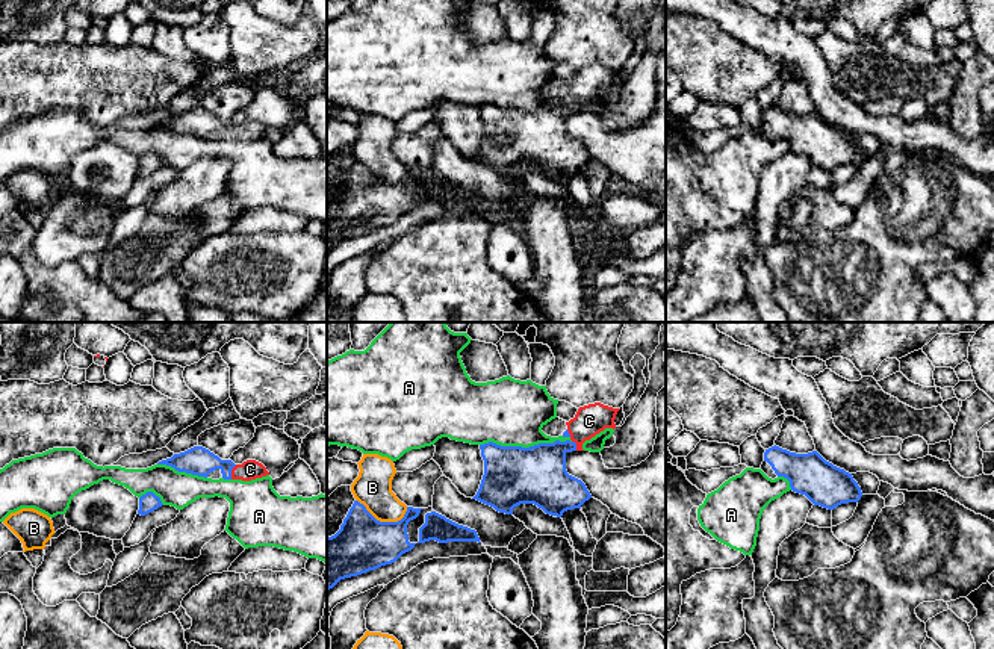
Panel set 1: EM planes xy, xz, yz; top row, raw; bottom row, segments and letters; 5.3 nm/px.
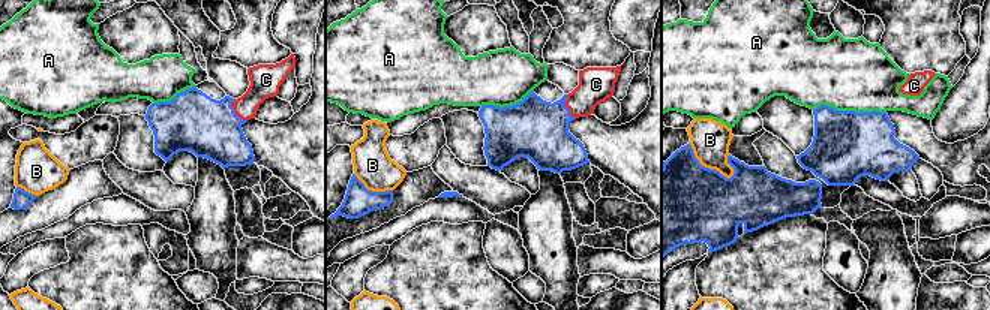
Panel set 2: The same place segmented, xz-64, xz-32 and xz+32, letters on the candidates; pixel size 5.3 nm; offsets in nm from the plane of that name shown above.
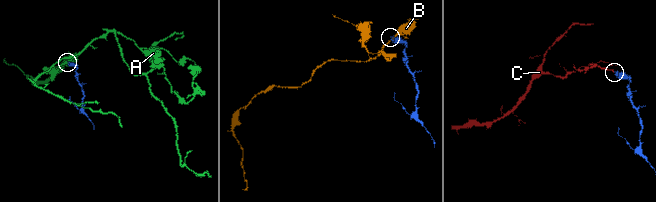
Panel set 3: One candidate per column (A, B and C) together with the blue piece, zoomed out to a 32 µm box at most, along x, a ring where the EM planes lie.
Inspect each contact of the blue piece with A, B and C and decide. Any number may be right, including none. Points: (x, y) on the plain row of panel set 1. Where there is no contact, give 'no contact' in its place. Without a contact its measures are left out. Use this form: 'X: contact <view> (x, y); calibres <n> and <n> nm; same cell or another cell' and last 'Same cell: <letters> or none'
A: contact xz (525, 109); calibres 320 and 360 nm; another cell
B: contact xz (383, 183); calibres 300 and 200 nm; another cell
C: contact xy (230, 133); calibres 150 and 110 nm; same cell
Same cell: C

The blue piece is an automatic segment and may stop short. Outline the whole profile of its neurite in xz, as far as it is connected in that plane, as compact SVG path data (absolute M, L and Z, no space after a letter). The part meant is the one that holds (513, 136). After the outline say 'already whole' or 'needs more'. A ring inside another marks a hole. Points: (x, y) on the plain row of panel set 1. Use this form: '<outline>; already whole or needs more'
M601 64L579 68L566 83L566 103L539 104L530 109L480 106L484 136L477 160L499 174L513 175L520 165L534 165L546 175L561 179L564 172L581 169L592 159L586 145L566 132L566 115L584 112L582 104L605 89L616 89L620 70Z; needs more

